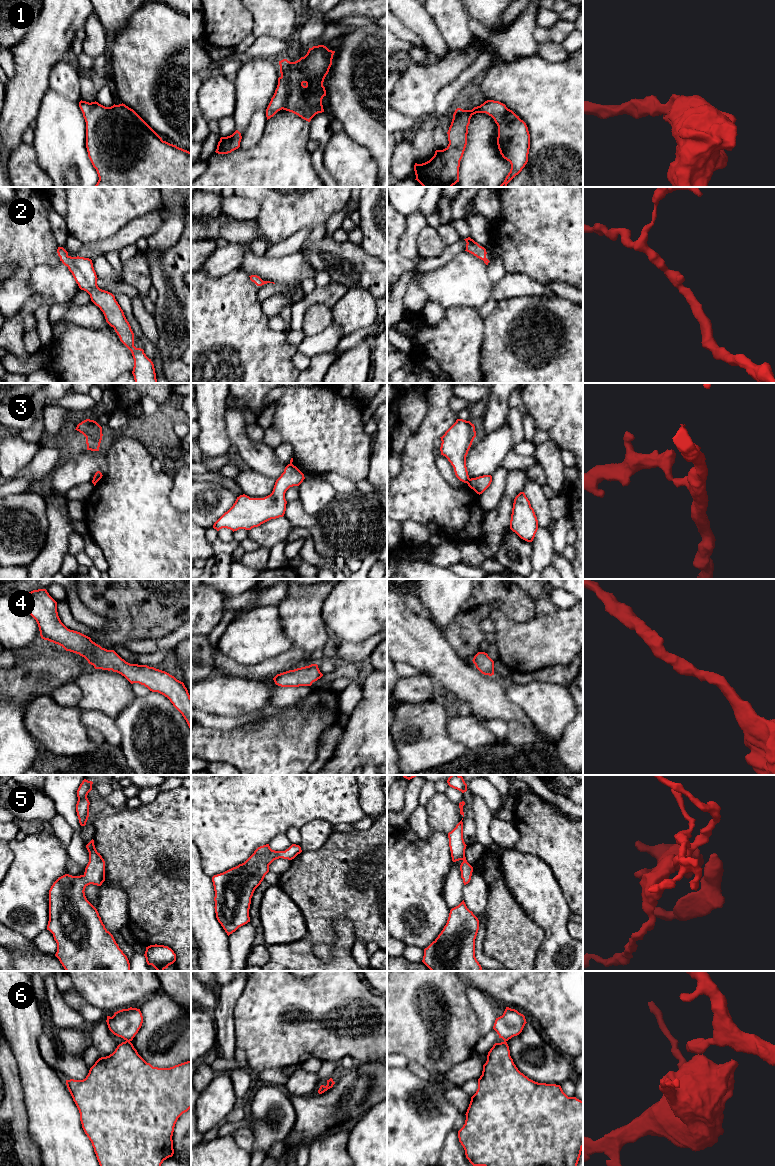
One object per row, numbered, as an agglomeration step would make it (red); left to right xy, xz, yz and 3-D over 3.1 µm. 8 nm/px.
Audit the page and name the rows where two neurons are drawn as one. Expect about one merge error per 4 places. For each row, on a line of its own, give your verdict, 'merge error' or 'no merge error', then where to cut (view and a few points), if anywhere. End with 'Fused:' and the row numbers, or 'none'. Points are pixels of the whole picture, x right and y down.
1: no merge error | no cut
2: no merge error | no cut
3: merge error | yz (469, 478), (467, 483)
4: no merge error | no cut
5: no merge error | no cut
6: merge error | xy (126, 1040), (129, 1042)
Fused: 3, 6

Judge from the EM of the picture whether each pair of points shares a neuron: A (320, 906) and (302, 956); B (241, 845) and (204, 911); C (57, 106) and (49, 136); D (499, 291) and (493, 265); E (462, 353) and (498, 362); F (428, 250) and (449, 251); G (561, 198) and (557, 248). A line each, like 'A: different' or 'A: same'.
A: different
B: different
C: same
D: different
E: different
F: different
G: same

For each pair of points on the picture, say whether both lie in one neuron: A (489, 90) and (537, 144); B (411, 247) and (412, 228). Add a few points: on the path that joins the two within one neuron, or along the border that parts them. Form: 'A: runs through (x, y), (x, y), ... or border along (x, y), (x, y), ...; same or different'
A: runs through (506, 91), (537, 122), (537, 127); same
B: runs through (411, 242), (411, 233); same

